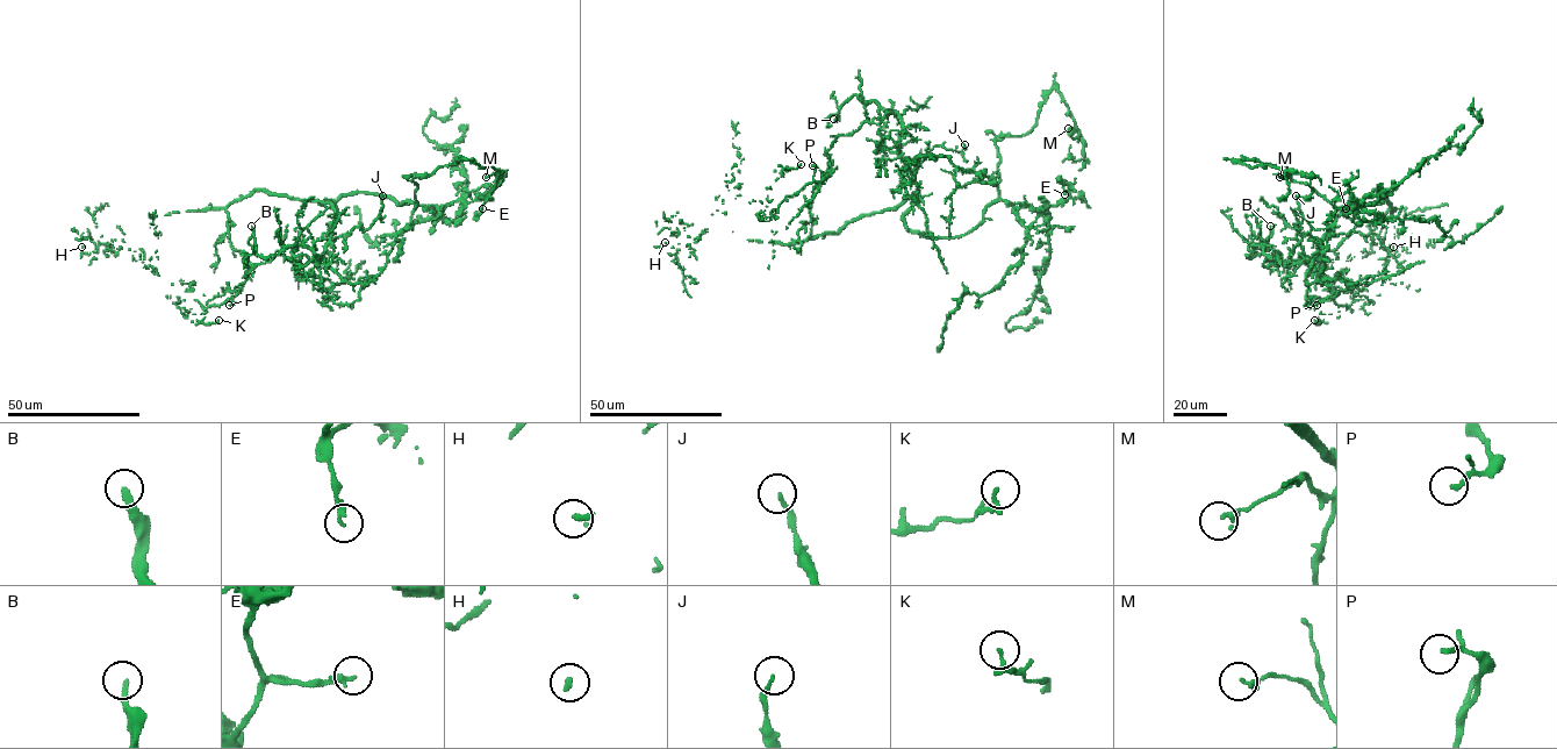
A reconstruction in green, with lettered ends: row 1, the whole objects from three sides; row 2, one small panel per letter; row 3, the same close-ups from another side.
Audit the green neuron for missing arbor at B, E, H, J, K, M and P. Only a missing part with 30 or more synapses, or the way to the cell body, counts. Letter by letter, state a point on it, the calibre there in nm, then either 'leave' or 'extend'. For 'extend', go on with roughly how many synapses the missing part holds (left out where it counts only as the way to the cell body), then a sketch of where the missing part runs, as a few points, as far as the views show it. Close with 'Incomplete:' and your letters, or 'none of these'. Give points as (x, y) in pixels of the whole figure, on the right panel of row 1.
B: (1270, 226) | 260 nm | leave
E: (1346, 208) | 200 nm | leave
H: (1393, 247) | 200 nm | extend | (1393, 247), (1398, 214), (1394, 145)
J: (1296, 195) | 170 nm | extend | 35 syn | (1296, 195), (1276, 166), (1255, 157)
K: (1314, 320) | 190 nm | leave
M: (1279, 177) | 220 nm | leave
P: (1317, 305) | 120 nm | leave
Incomplete: H, J

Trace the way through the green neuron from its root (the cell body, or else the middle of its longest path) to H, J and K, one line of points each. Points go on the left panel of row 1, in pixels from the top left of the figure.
H: (259, 190), (225, 209), (248, 278), (220, 305), (170, 298), (144, 254), (81, 247)
J: (259, 190), (330, 202), (335, 211), (332, 240), (348, 235), (356, 227), (367, 229), (381, 209), (382, 195)
K: (259, 190), (225, 209), (231, 247), (246, 256), (241, 290), (183, 308), (219, 320)

